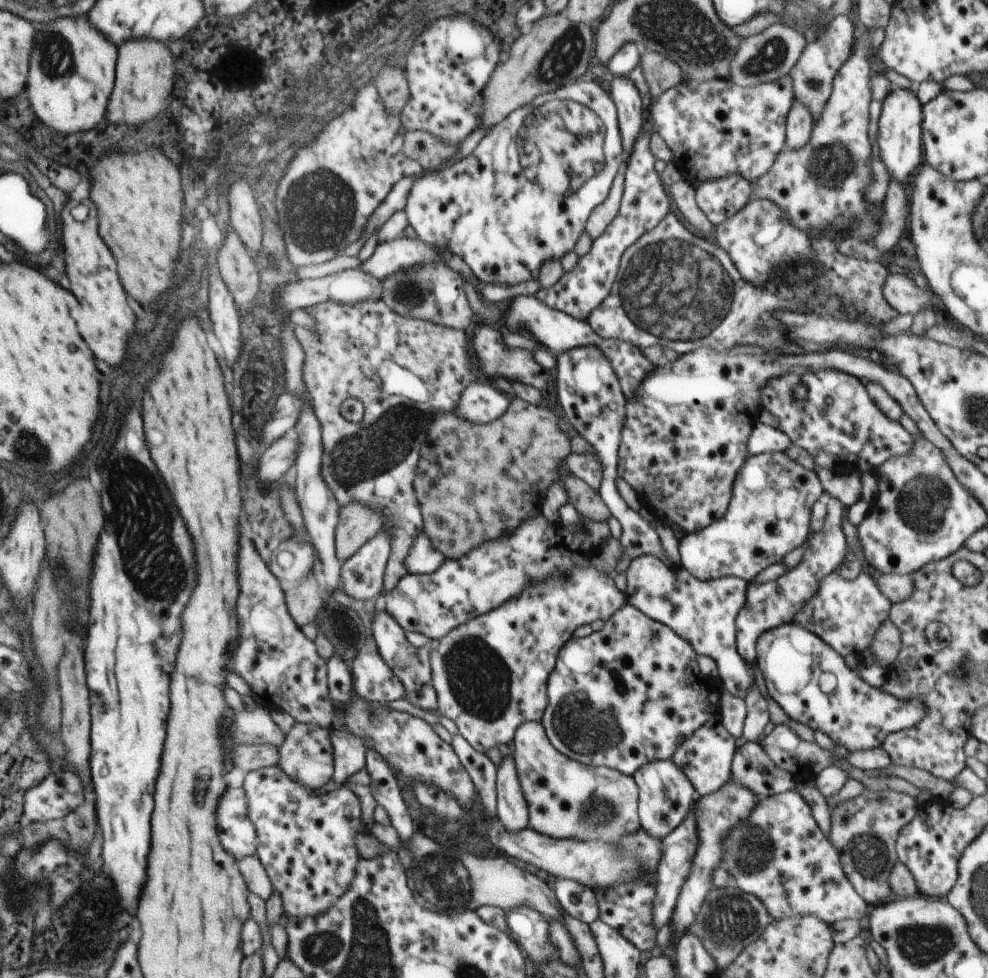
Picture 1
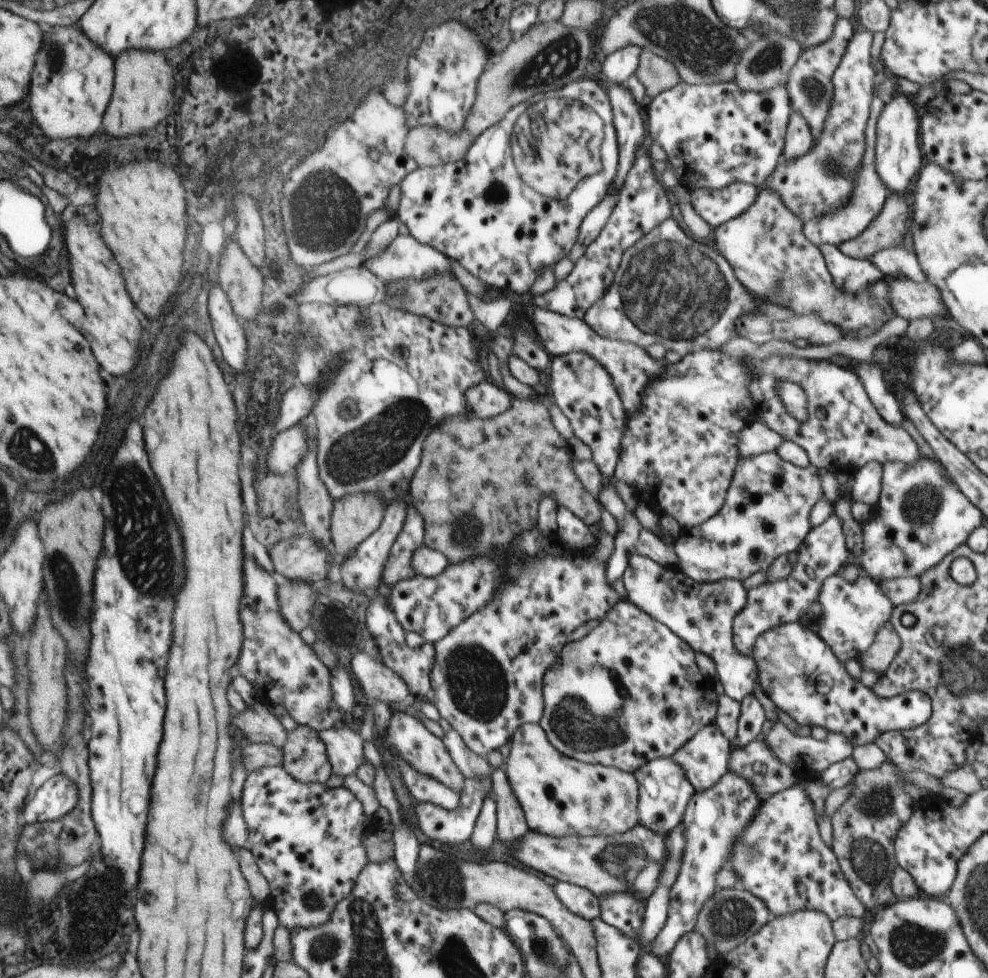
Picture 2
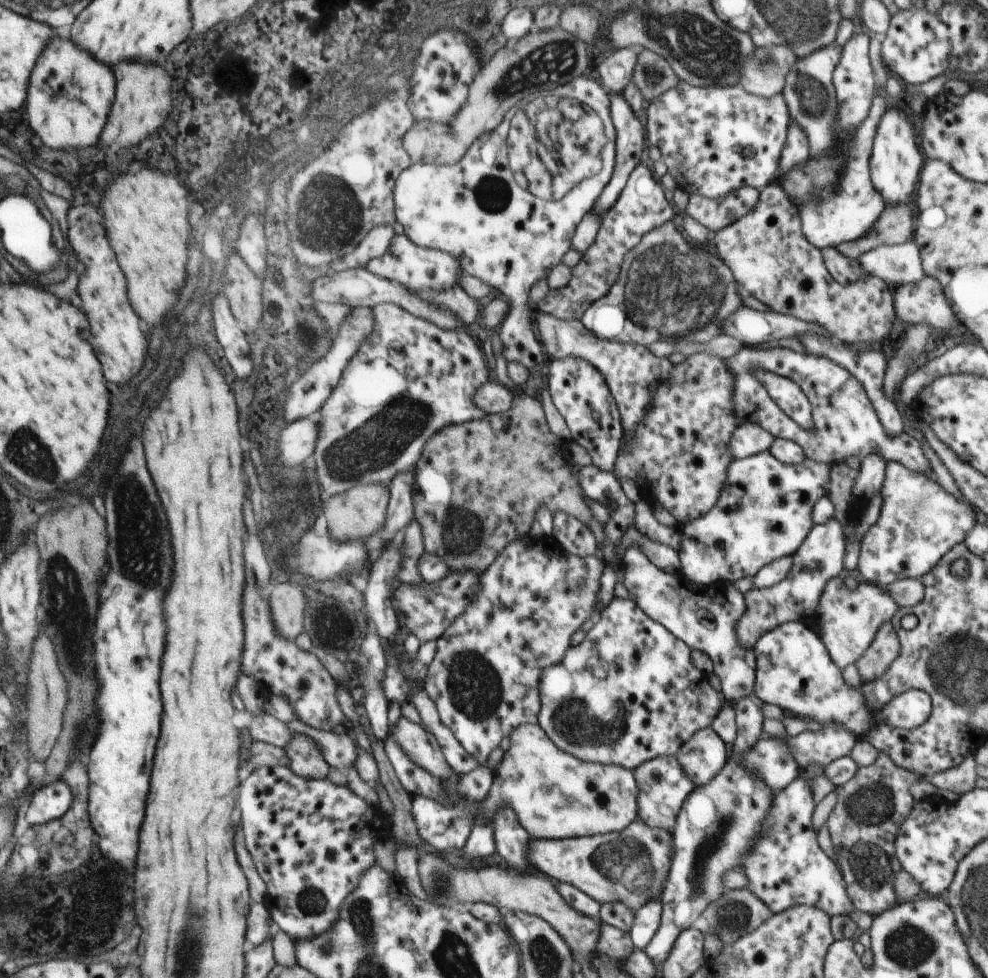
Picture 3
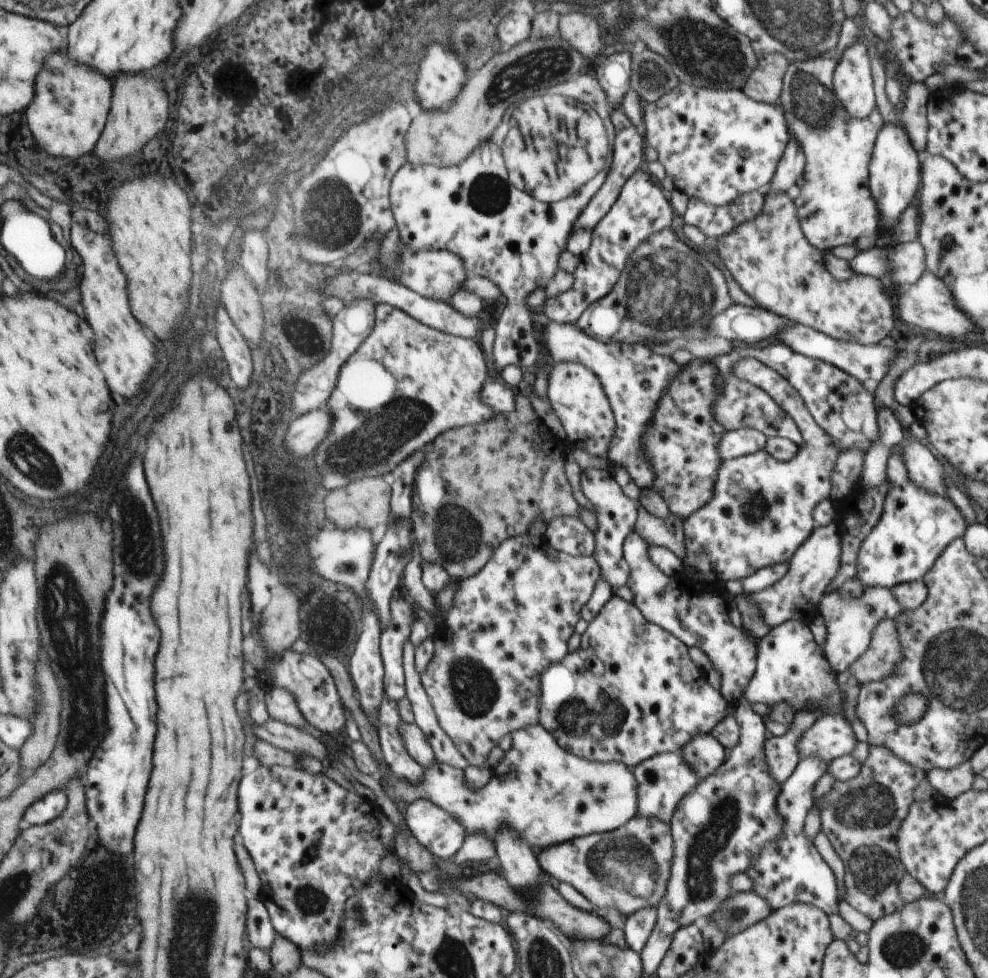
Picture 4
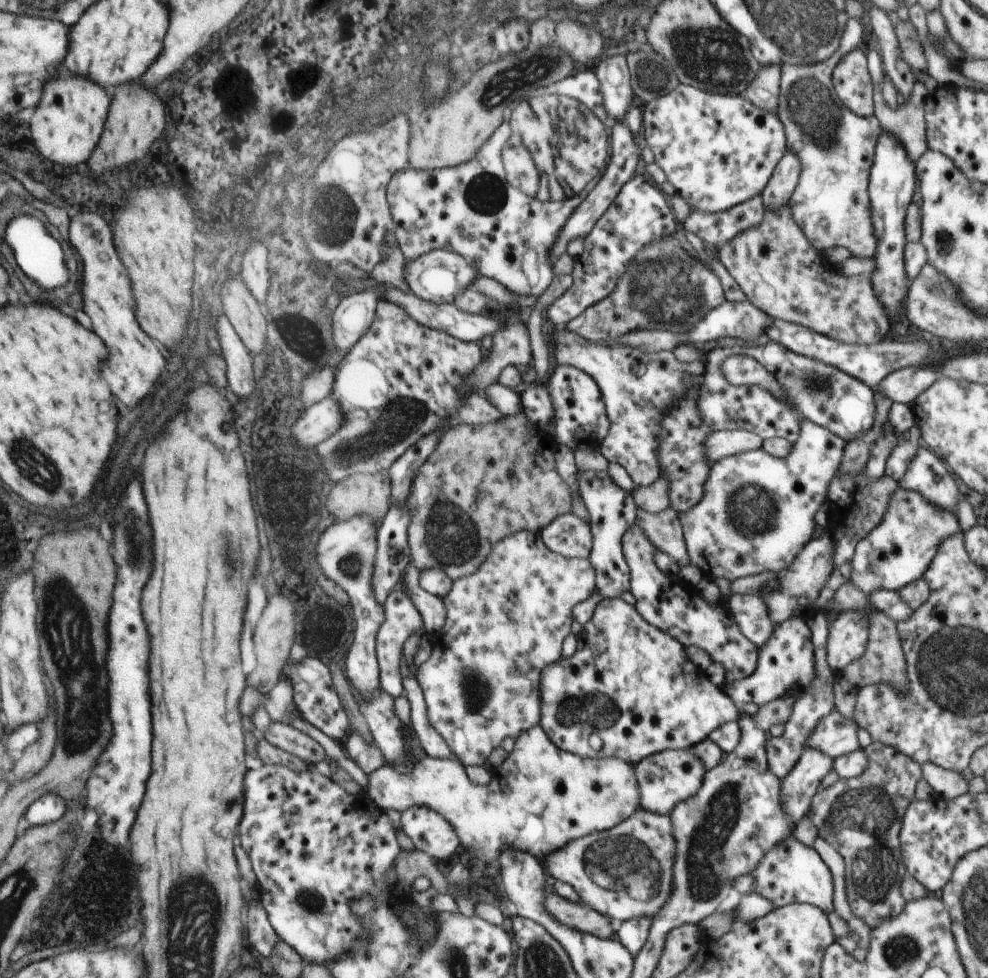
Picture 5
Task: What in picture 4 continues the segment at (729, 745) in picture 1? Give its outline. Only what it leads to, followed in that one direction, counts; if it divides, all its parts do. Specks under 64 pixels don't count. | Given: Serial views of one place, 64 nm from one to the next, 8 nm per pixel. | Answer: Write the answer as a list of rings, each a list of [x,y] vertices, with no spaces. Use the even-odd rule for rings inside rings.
[[[712,734],[693,738],[680,752],[685,755],[686,762],[694,768],[694,774],[700,780],[706,780],[710,774],[714,774],[728,755],[720,740]]]

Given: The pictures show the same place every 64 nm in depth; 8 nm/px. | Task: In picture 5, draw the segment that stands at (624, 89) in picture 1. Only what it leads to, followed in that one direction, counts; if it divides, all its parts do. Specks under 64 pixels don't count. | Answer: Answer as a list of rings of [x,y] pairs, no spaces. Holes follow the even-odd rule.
[[[612,122],[608,135],[610,153],[607,166],[602,172],[602,178],[592,188],[592,192],[586,196],[586,200],[578,206],[573,217],[565,226],[561,238],[557,242],[557,245],[554,246],[554,261],[557,261],[564,252],[567,252],[567,244],[570,240],[578,238],[578,236],[584,238],[592,230],[596,221],[604,216],[604,212],[610,208],[610,204],[614,202],[614,198],[620,194],[624,183],[630,180],[642,168],[640,156],[641,143],[638,143],[637,138],[630,132],[630,128],[628,128],[626,122]]]

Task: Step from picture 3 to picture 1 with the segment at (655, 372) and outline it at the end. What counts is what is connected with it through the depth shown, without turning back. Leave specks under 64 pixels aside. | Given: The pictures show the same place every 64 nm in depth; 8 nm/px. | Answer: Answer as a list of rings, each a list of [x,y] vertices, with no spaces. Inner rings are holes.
[[[518,295],[514,300],[508,300],[508,310],[503,314],[507,330],[514,332],[526,331],[536,337],[536,341],[546,346],[552,353],[565,353],[566,350],[574,350],[582,346],[596,346],[604,356],[608,356],[608,362],[612,364],[614,374],[618,376],[618,382],[626,396],[626,401],[632,400],[637,389],[644,384],[645,378],[656,368],[649,357],[634,343],[623,340],[605,339],[593,330],[587,321],[578,320],[565,312],[554,310],[546,306],[536,295]]]

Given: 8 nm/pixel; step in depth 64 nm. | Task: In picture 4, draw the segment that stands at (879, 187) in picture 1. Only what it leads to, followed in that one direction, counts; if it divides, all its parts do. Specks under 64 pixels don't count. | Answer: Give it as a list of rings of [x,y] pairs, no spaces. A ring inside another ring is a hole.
[[[847,17],[836,48],[816,58],[790,63],[778,100],[787,110],[790,137],[798,140],[806,158],[802,181],[793,193],[793,202],[804,233],[818,250],[856,246],[862,252],[880,241],[880,210],[868,188],[868,166],[884,118],[877,107],[863,119],[852,118],[842,106],[833,85],[833,73],[856,38],[858,24]]]

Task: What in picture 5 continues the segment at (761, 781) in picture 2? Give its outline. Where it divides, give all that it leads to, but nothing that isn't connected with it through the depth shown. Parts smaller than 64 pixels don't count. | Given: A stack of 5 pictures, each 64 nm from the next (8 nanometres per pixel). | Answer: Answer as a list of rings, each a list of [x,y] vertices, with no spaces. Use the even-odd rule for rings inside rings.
[[[821,610],[812,620],[808,621],[808,625],[812,628],[812,640],[815,647],[815,659],[817,660],[817,677],[814,678],[814,682],[810,682],[810,686],[804,690],[804,694],[794,703],[790,720],[786,722],[785,731],[782,736],[770,738],[768,740],[768,747],[766,747],[768,748],[769,766],[772,768],[773,773],[781,780],[796,768],[796,764],[805,749],[804,744],[806,744],[806,740],[808,740],[810,734],[813,733],[818,721],[836,709],[834,705],[834,691],[832,690],[835,674],[830,670],[830,665],[826,658],[829,636],[827,616]]]

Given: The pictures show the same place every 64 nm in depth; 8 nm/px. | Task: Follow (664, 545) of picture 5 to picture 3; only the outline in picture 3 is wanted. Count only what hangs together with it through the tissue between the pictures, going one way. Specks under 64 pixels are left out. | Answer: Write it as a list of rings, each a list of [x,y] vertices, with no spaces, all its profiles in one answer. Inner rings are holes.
[[[648,504],[639,507],[639,511],[636,513],[636,526],[638,532],[644,536],[672,547],[675,551],[680,550],[680,542],[682,541],[680,524],[676,528],[660,524]]]

